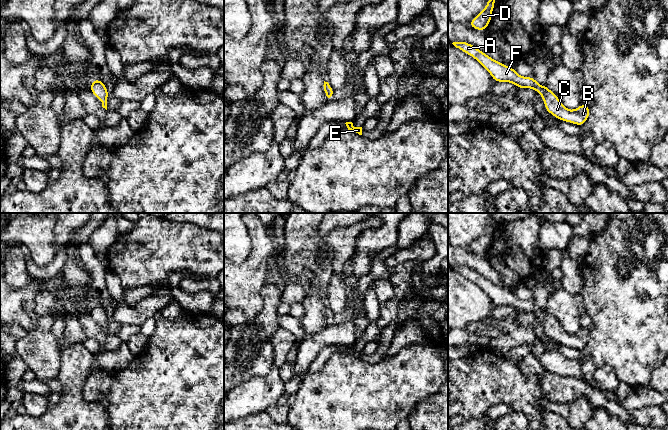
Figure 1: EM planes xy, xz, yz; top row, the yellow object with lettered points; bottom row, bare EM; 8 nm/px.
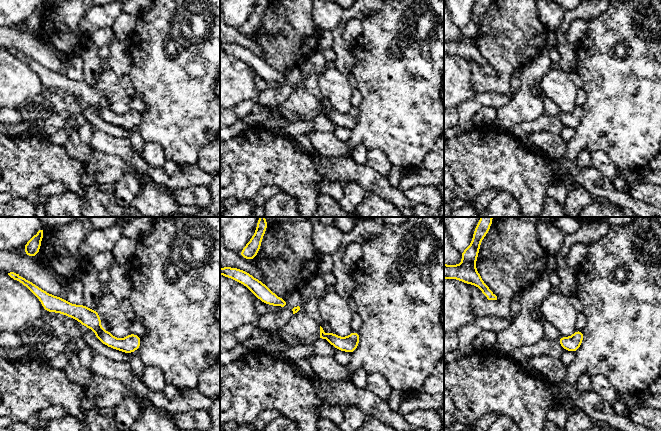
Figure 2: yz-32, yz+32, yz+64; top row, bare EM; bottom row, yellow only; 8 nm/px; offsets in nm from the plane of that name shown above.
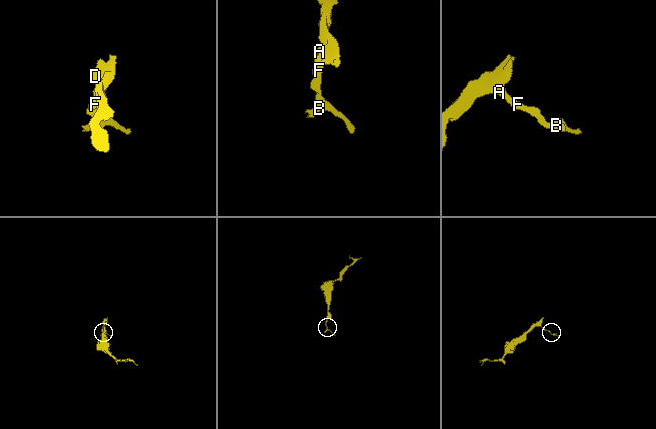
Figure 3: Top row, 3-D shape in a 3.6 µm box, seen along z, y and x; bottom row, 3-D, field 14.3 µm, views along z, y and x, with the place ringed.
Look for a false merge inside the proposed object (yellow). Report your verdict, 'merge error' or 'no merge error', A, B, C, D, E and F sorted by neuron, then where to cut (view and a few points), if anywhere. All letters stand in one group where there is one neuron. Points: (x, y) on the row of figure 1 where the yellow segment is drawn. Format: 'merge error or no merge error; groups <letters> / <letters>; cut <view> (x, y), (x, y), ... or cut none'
no merge error; groups A B C D E F; cut none

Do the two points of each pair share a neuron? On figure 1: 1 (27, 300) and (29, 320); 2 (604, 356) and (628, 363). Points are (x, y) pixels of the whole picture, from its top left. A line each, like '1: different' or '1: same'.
1: same
2: same

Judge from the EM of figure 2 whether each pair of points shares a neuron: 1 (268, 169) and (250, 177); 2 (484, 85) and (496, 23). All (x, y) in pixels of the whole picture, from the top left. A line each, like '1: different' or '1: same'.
1: same
2: same

